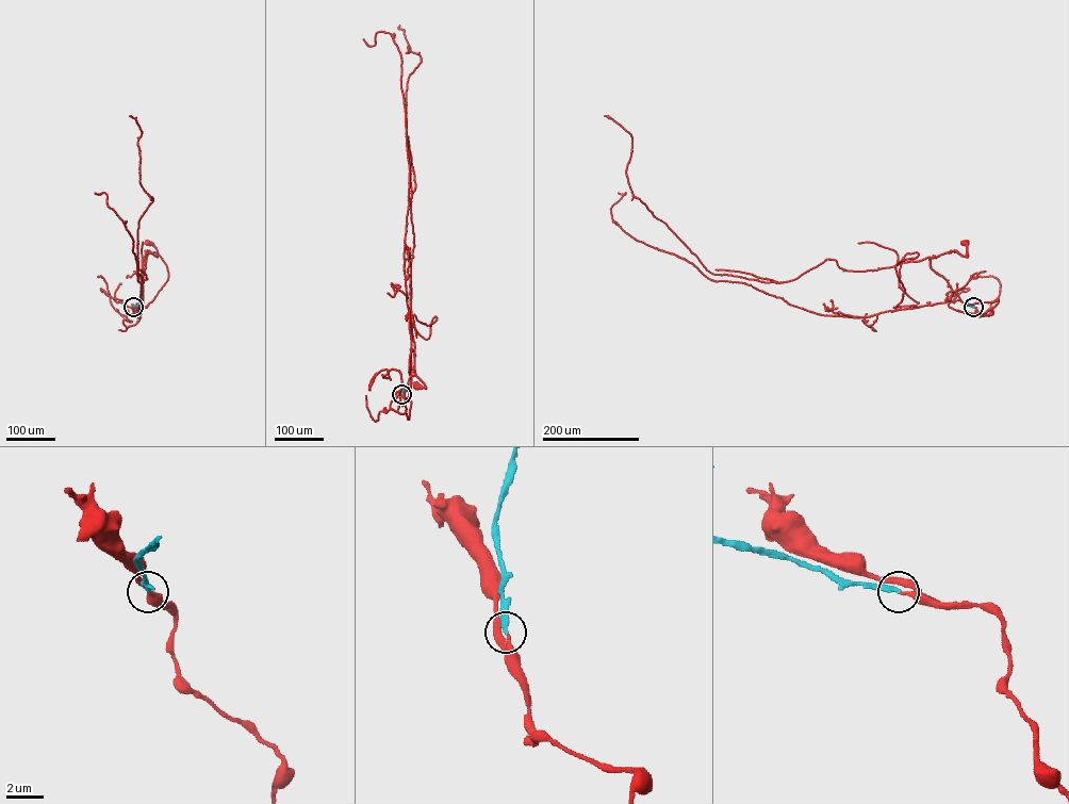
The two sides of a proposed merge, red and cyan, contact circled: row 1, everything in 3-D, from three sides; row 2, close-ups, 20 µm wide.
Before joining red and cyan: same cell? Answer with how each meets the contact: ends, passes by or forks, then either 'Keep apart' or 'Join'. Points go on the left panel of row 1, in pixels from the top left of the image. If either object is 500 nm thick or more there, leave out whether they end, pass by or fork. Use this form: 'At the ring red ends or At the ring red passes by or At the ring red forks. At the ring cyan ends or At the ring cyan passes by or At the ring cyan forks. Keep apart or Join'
At the ring red passes by. At the ring cyan ends. Keep apart

